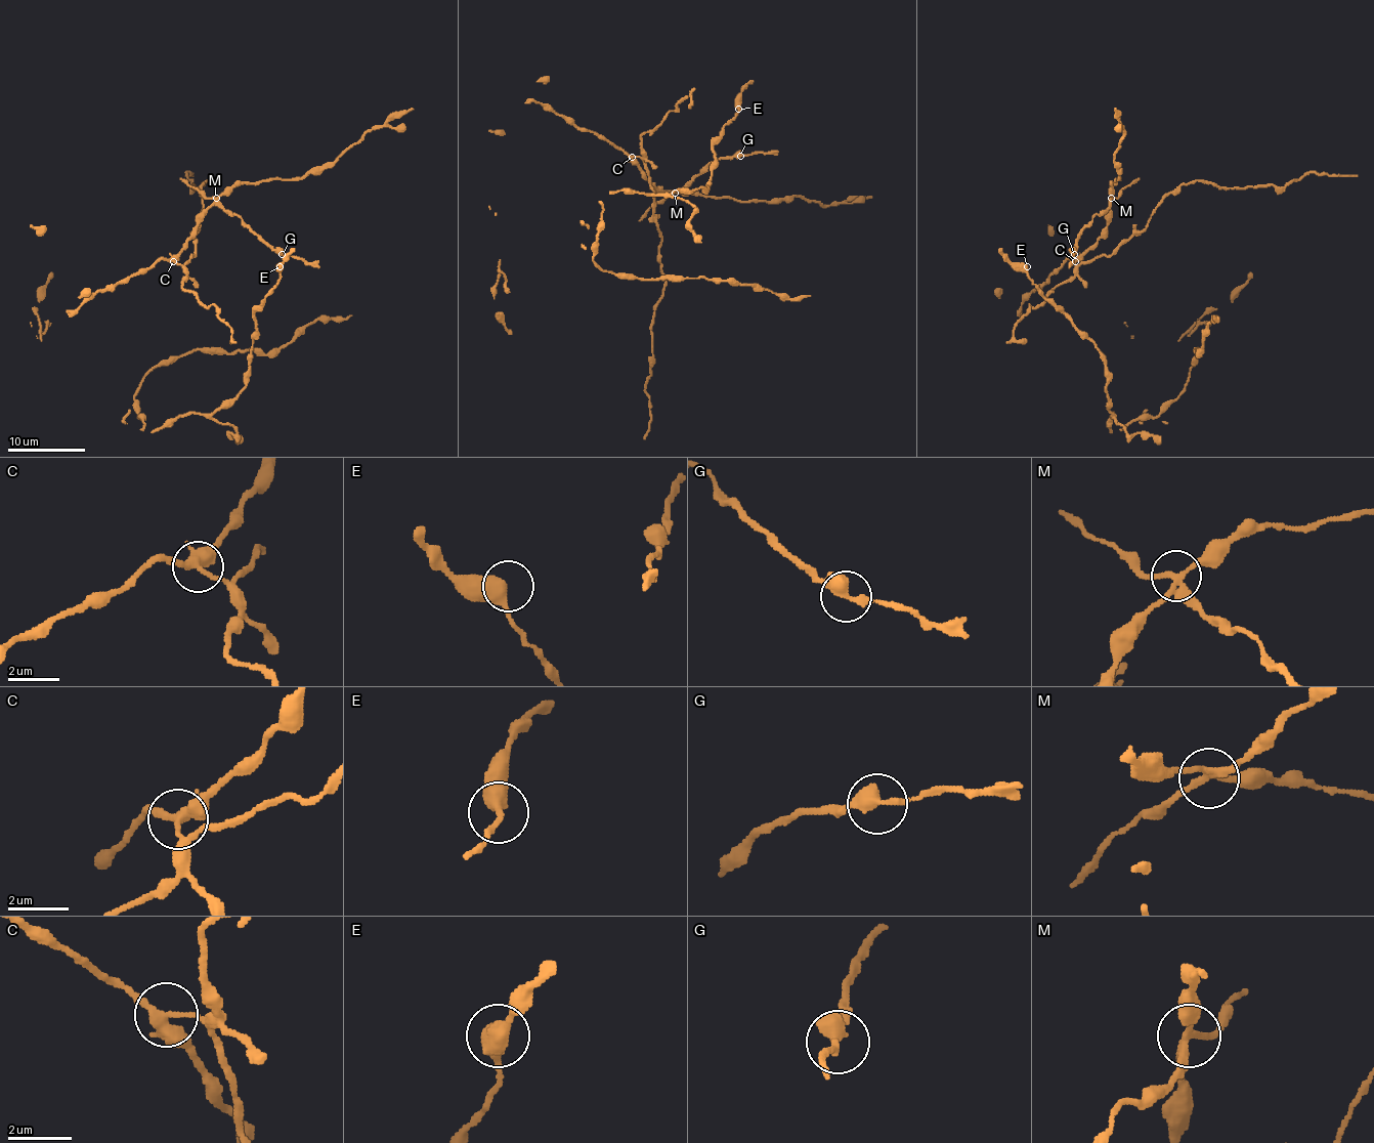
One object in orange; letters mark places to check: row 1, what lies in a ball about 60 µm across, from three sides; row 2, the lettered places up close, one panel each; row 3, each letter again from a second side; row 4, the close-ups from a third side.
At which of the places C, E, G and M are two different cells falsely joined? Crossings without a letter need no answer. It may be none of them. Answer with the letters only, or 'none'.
C

